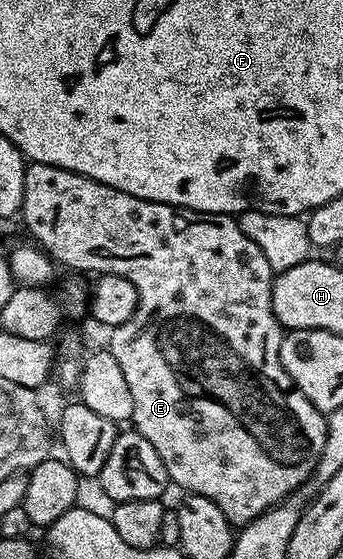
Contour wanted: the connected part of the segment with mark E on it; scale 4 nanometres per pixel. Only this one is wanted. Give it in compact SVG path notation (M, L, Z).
M30 163L25 170L23 206L19 216L20 219L25 219L30 234L34 236L30 237L58 265L66 264L67 267L74 268L77 271L74 273L77 274L93 272L92 274L102 276L122 276L137 288L139 302L135 314L108 333L107 350L115 358L115 362L119 362L120 368L123 369L123 379L131 390L132 427L139 434L143 434L143 438L147 438L151 446L155 446L159 458L163 458L163 466L167 466L170 481L174 485L178 484L182 488L180 490L182 493L194 492L203 494L203 498L211 498L211 502L215 502L215 506L223 510L230 524L244 526L259 518L268 508L274 508L280 500L286 500L302 484L310 483L315 466L321 461L327 438L326 417L295 386L287 370L283 370L279 358L283 329L275 318L275 310L271 306L275 273L271 262L267 262L263 250L259 250L259 246L255 246L255 242L251 242L251 238L247 238L247 234L239 230L232 215L224 212L196 212L190 208L177 208L173 204L160 204L135 198L131 194L123 194L123 190L115 190L83 174L75 174L71 170L63 170L50 164Z

